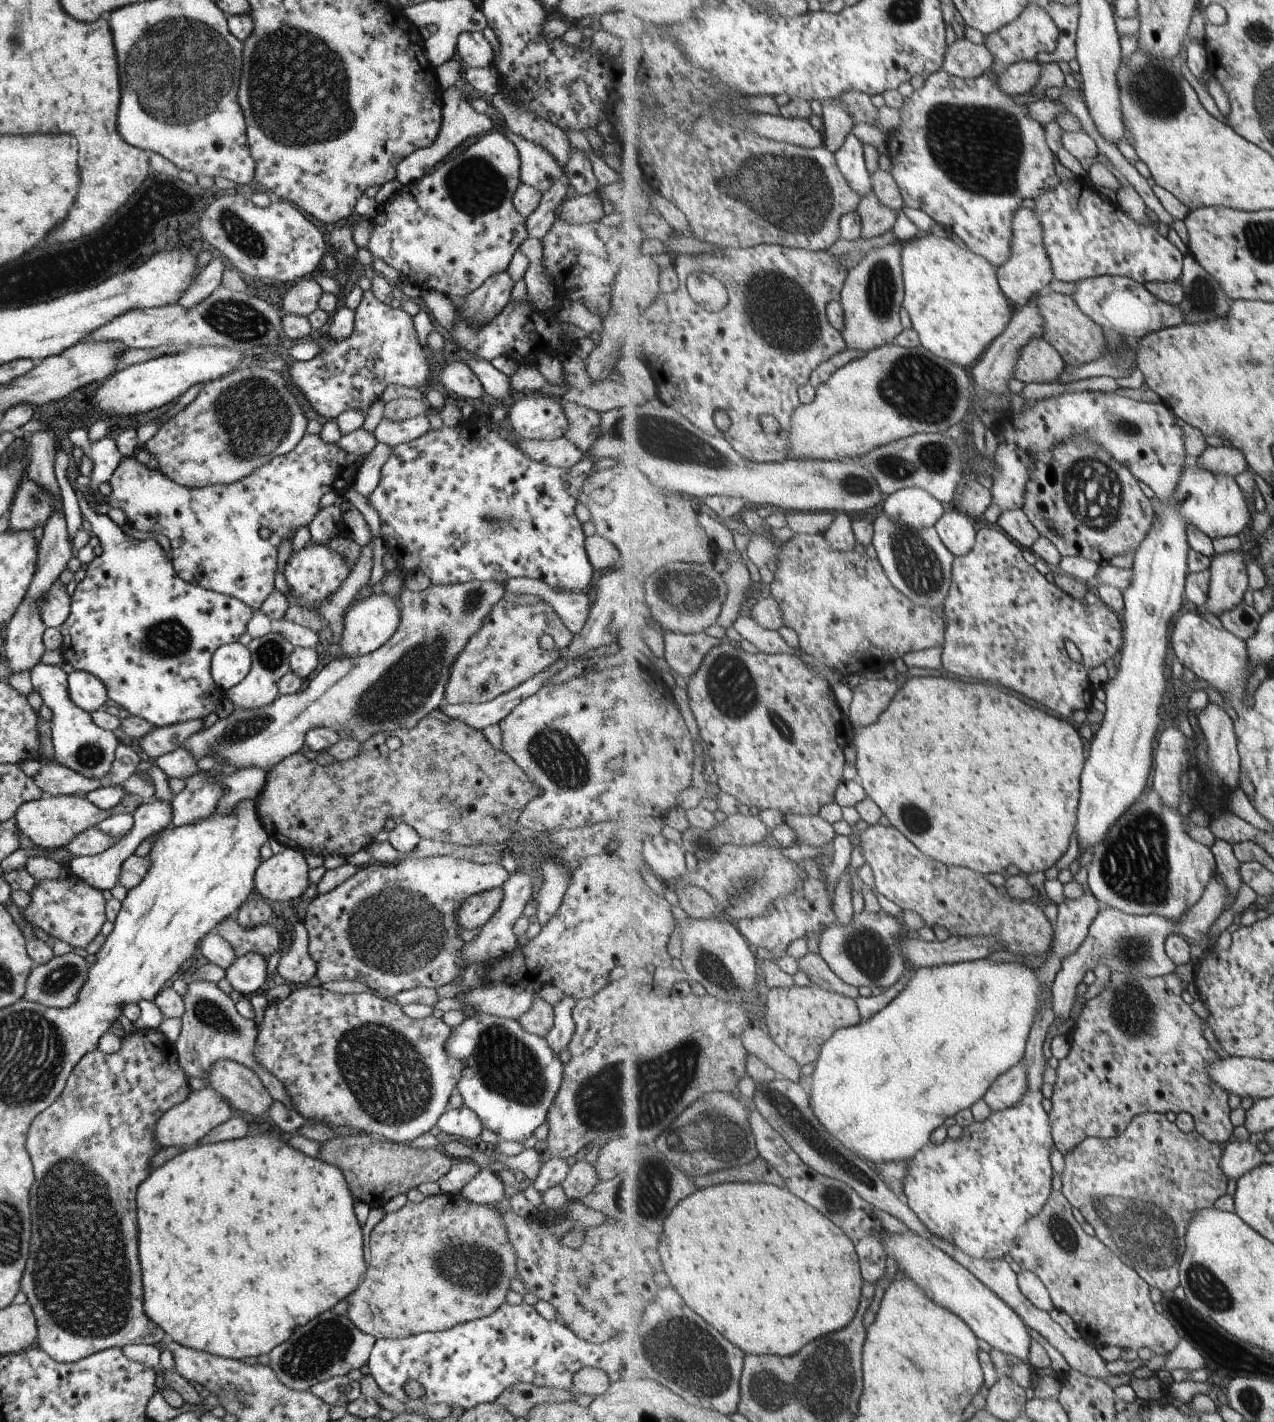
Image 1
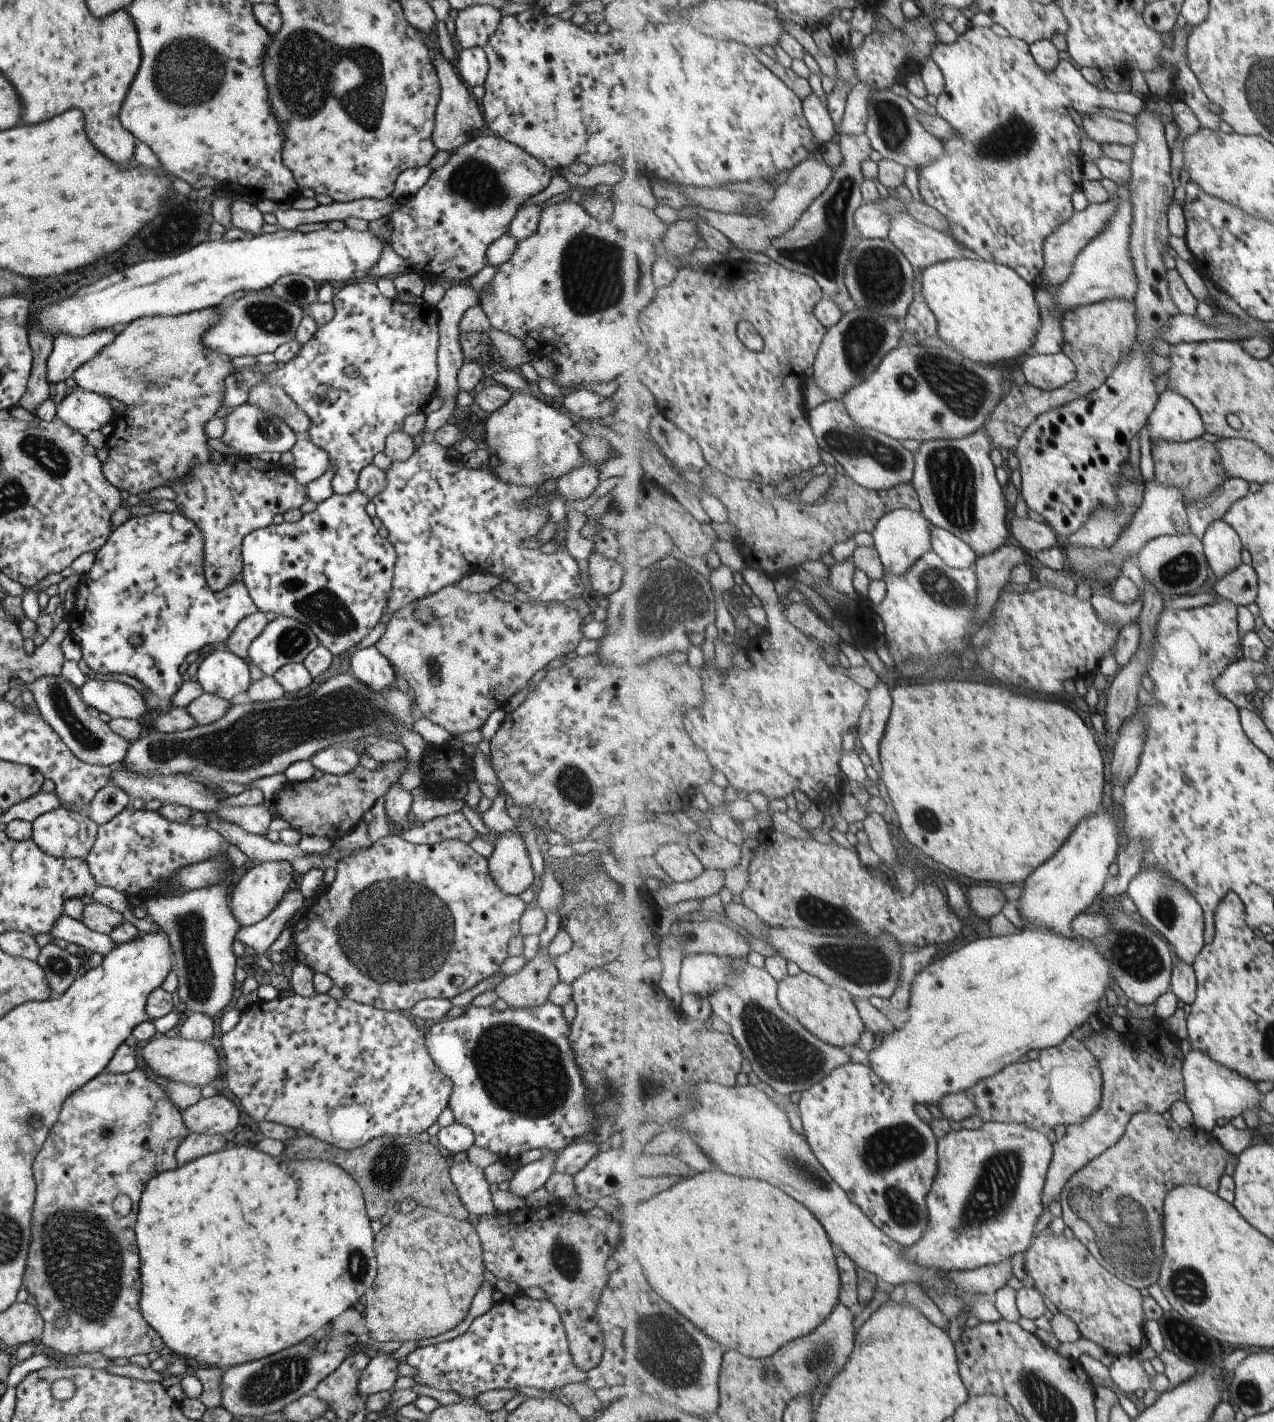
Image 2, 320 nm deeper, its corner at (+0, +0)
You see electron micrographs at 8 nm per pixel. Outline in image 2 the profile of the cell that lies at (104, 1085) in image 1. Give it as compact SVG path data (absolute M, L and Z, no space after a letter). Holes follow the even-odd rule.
M133 1069L128 1073L111 1074L101 1071L81 1088L74 1090L63 1102L57 1120L50 1128L50 1134L43 1141L41 1150L37 1151L32 1162L32 1175L35 1178L35 1202L33 1202L33 1212L31 1212L31 1242L29 1242L29 1254L27 1254L27 1264L25 1264L25 1274L21 1284L25 1290L36 1300L36 1311L41 1315L43 1326L38 1348L51 1348L53 1351L64 1355L77 1353L99 1353L105 1358L131 1358L135 1354L163 1353L165 1346L159 1335L143 1320L138 1307L140 1297L140 1278L137 1268L139 1268L139 1258L137 1258L137 1247L135 1246L134 1224L138 1200L145 1183L156 1174L175 1170L178 1168L174 1152L179 1144L186 1138L189 1131L182 1122L180 1110L167 1098L166 1094L149 1077L152 1075L147 1069ZM115 1196L127 1196L131 1201L131 1214L125 1217L117 1215L111 1207L111 1202ZM57 1312L67 1318L67 1326L59 1332L53 1328Z

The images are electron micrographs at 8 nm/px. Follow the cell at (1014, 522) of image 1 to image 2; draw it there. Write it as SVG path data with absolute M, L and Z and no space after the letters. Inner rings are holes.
M1013 516L1009 521L1010 535L1019 542L1020 547L1029 554L1037 554L1040 551L1052 548L1056 545L1062 545L1055 534L1053 528L1041 520L1032 520L1031 518L1019 518Z

